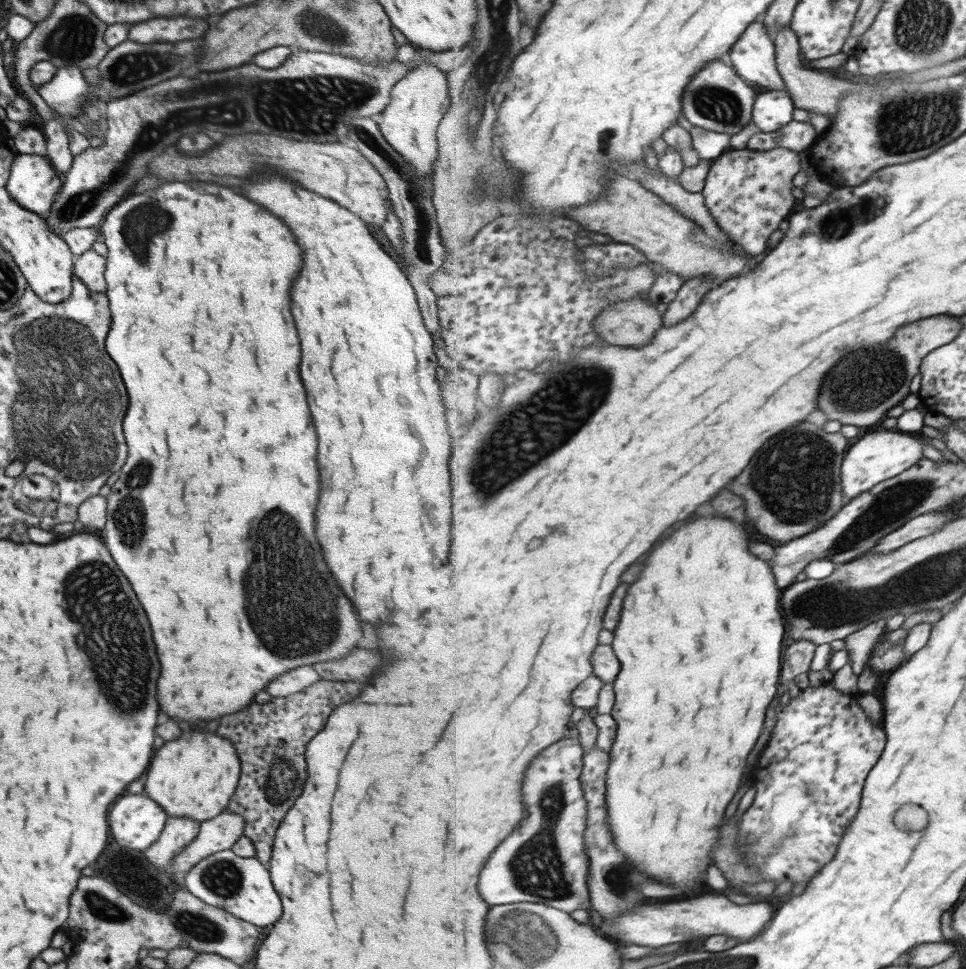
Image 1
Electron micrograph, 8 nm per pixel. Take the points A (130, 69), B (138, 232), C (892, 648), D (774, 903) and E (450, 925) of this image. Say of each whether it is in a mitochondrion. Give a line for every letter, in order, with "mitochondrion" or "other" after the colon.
A: mitochondrion
B: mitochondrion
C: other
D: other
E: other

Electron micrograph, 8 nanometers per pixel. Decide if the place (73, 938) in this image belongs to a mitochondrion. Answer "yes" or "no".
no

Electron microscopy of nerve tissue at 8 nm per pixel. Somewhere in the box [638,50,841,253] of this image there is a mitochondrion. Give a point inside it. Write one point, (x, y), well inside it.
(712, 101)

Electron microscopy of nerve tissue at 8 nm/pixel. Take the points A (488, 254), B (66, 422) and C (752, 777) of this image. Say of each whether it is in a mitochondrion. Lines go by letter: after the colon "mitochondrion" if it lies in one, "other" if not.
A: other
B: mitochondrion
C: other

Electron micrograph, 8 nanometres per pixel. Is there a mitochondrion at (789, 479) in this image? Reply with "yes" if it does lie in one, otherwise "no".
yes

